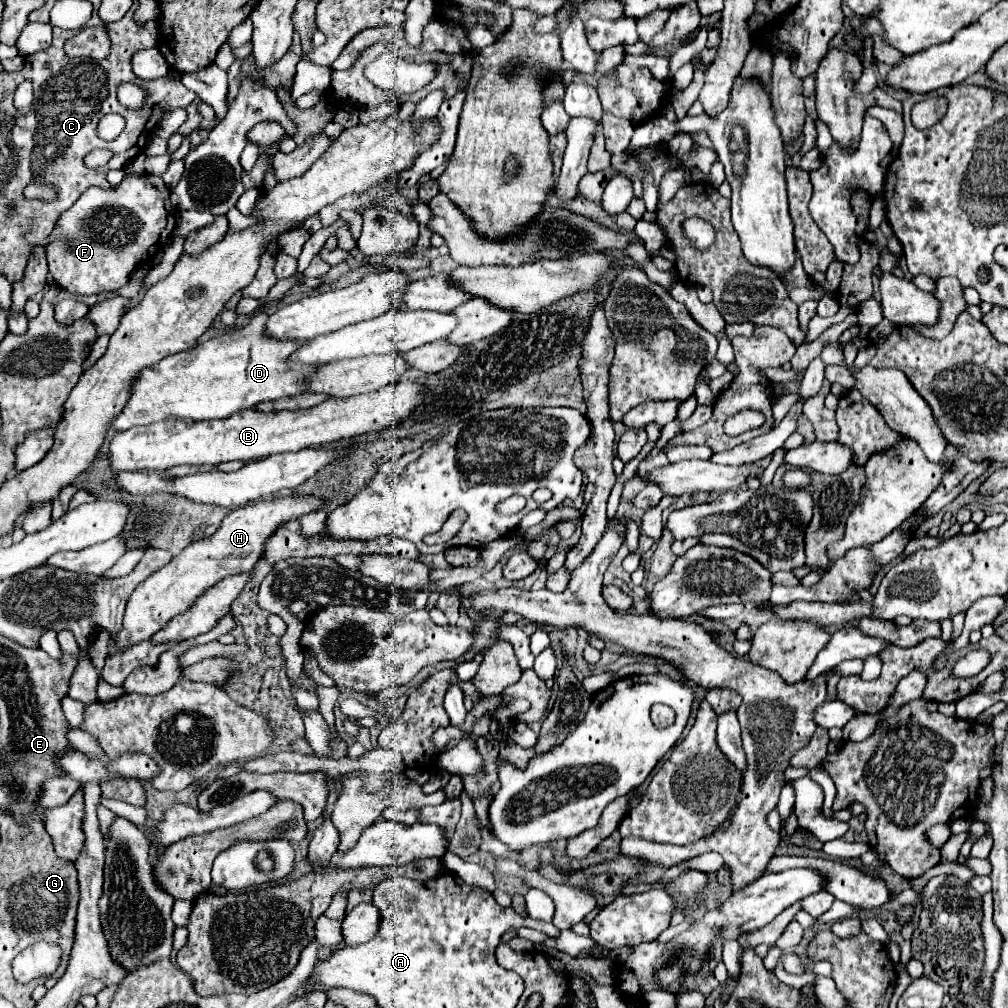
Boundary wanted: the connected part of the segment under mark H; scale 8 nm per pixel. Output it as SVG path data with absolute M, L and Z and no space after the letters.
M288 496L270 502L252 502L244 508L230 512L218 532L212 538L192 542L180 554L176 554L176 562L168 562L166 566L152 572L130 596L126 614L122 620L122 630L114 638L114 646L124 652L148 638L152 638L160 628L164 628L172 618L184 614L208 588L216 586L220 580L252 570L252 564L260 558L268 536L284 522L298 520L308 512L320 510L320 504L312 500L312 496Z

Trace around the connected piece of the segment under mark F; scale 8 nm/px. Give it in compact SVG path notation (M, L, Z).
M126 174L124 180L112 190L98 186L88 188L66 212L56 220L56 228L50 234L46 248L48 268L54 282L72 294L100 294L122 288L134 268L150 258L150 248L156 244L156 252L166 246L168 238L176 228L176 210L170 204L170 188L154 174Z

